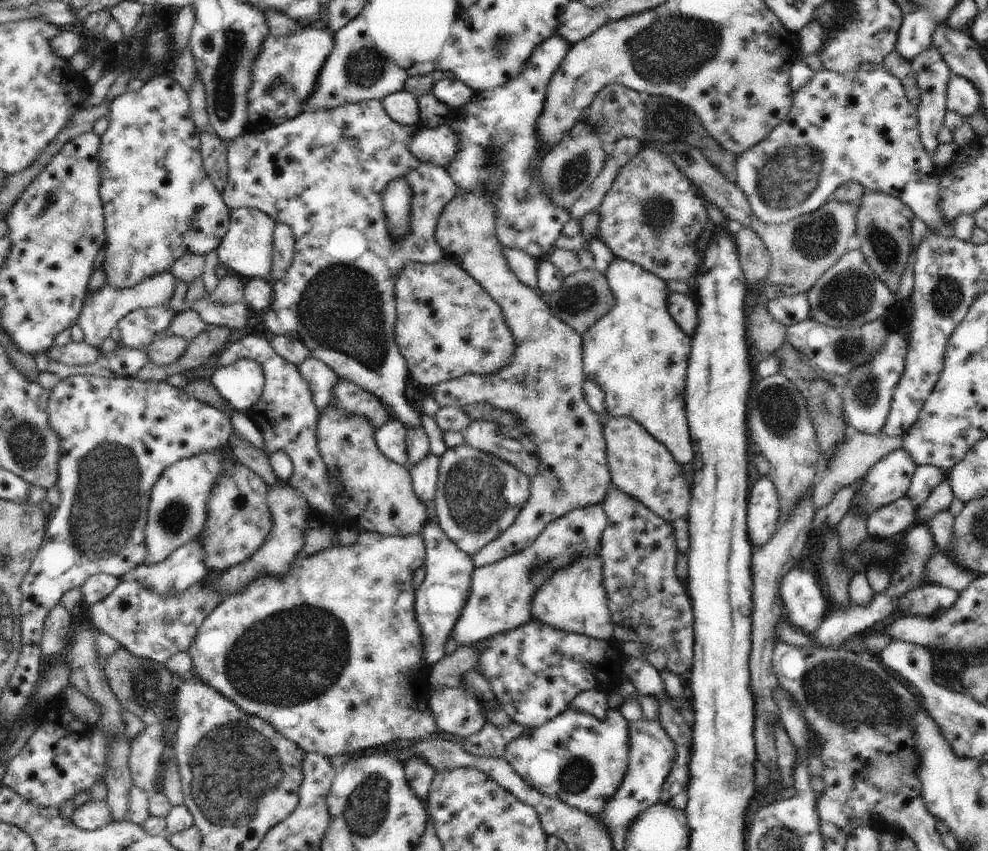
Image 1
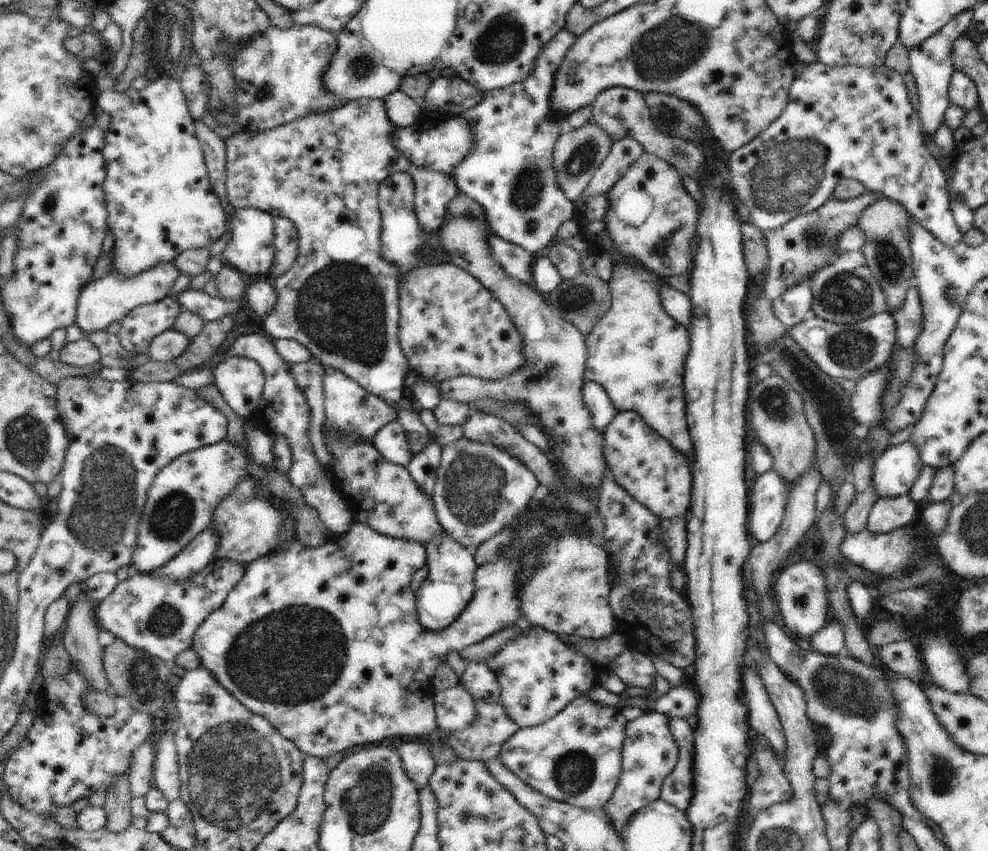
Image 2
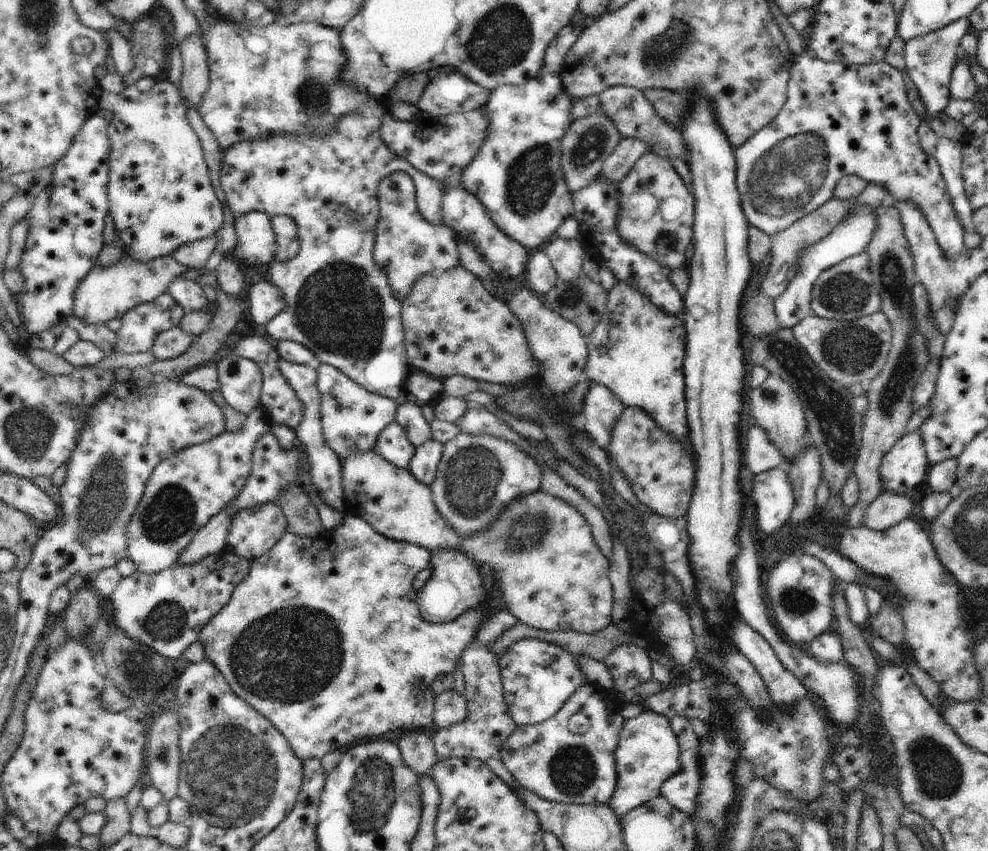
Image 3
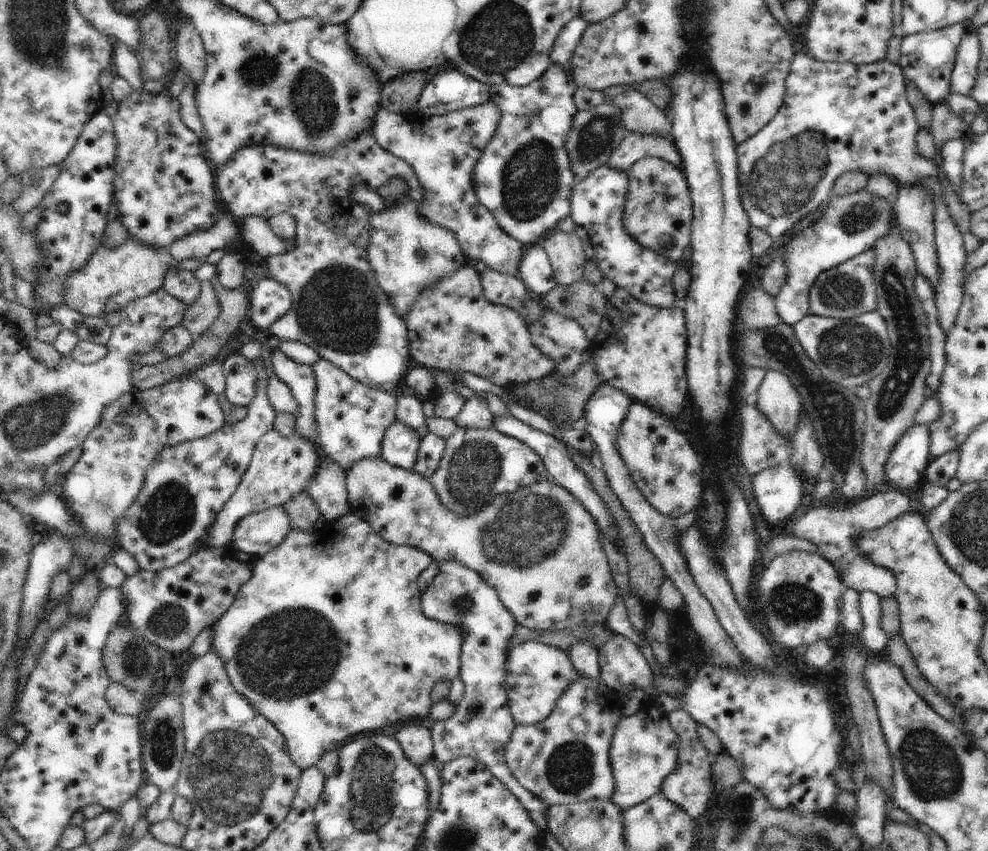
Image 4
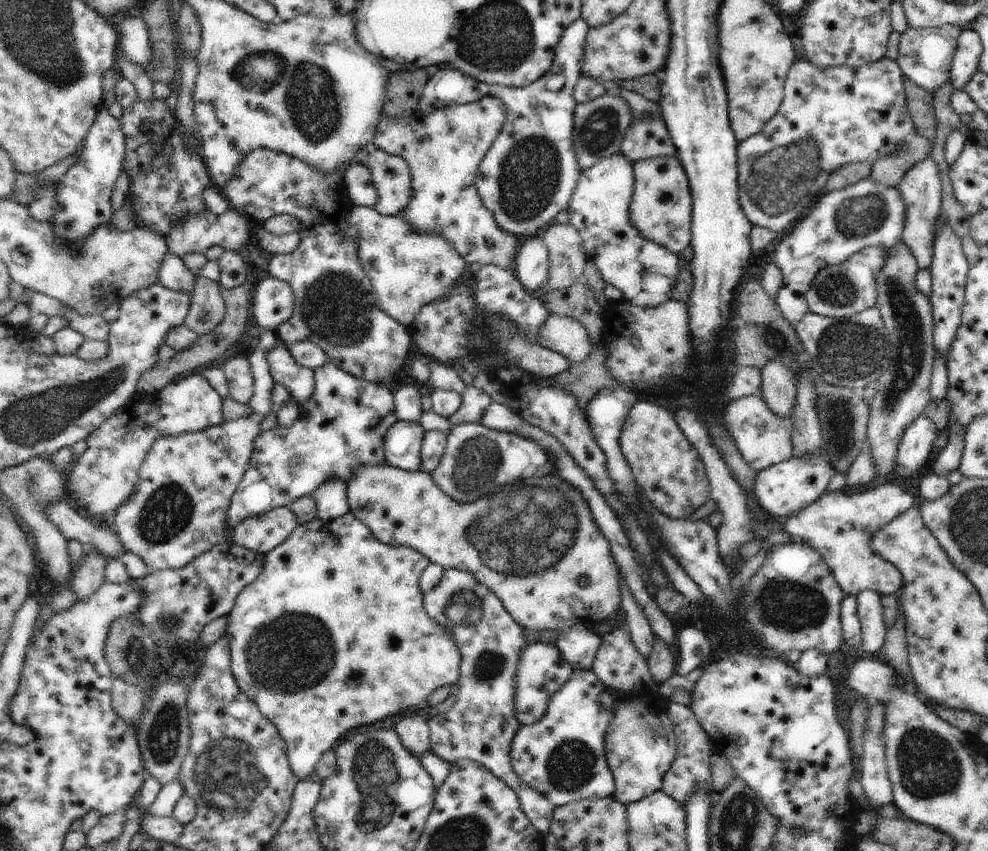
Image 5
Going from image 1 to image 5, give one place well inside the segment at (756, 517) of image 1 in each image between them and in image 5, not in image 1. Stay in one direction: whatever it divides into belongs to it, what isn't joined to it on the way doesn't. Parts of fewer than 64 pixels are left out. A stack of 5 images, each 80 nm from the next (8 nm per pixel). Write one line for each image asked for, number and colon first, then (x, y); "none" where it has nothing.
2: (770, 494)
3: (773, 493)
4: (779, 491)
5: (785, 488)

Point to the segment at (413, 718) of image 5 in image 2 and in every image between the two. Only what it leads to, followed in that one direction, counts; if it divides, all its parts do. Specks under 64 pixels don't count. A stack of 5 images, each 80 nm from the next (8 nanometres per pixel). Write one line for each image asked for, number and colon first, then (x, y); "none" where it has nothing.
2: (416, 758)
3: (417, 748)
4: (415, 738)

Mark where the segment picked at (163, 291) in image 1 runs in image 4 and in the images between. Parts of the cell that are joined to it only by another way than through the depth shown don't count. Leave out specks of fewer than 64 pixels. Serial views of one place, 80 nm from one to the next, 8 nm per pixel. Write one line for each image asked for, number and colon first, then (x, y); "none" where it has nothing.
2: (101, 303)
3: (105, 293)
4: (112, 278)

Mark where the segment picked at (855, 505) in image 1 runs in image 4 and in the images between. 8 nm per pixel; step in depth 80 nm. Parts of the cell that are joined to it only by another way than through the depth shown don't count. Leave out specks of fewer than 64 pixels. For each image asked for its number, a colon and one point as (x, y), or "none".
2: (895, 470)
3: (902, 471)
4: (906, 466)

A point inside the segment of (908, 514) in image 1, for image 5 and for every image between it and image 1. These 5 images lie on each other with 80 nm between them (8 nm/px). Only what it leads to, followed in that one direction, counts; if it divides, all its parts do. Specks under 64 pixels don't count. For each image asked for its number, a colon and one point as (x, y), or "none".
2: (887, 515)
3: (888, 509)
4: (834, 528)
5: (840, 527)

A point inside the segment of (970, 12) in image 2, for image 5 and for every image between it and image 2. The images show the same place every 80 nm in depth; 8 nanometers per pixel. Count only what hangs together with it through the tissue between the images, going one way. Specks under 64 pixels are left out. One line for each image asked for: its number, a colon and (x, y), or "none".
3: (930, 60)
4: (927, 58)
5: (925, 56)

